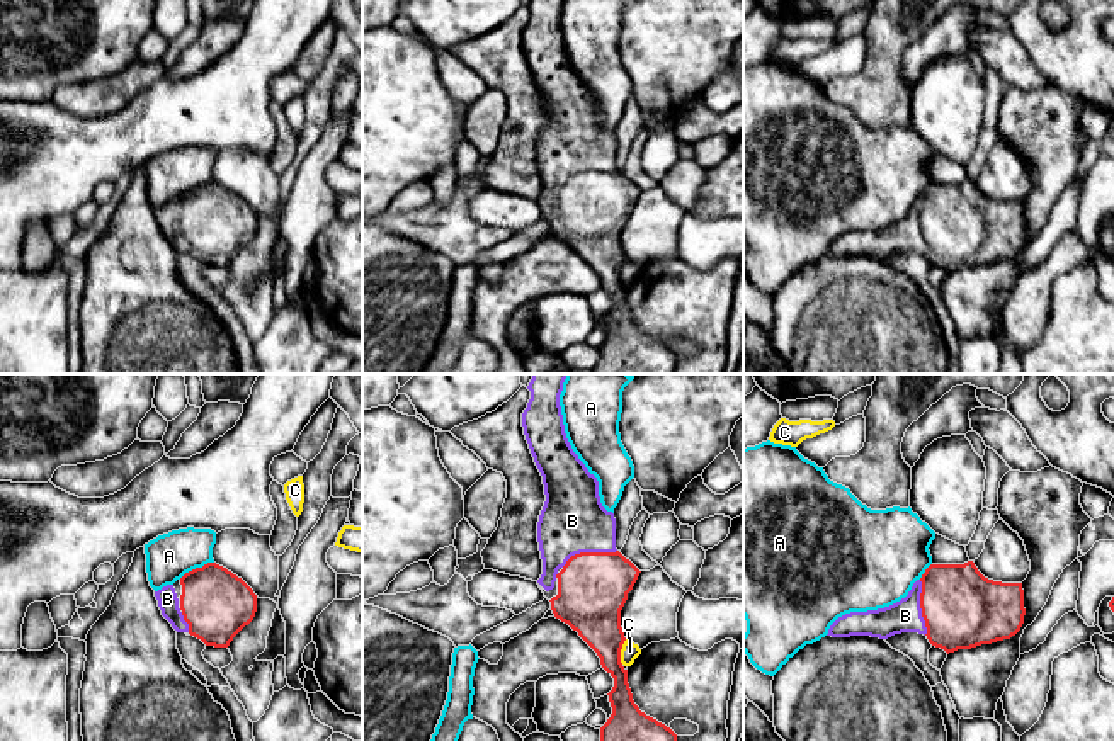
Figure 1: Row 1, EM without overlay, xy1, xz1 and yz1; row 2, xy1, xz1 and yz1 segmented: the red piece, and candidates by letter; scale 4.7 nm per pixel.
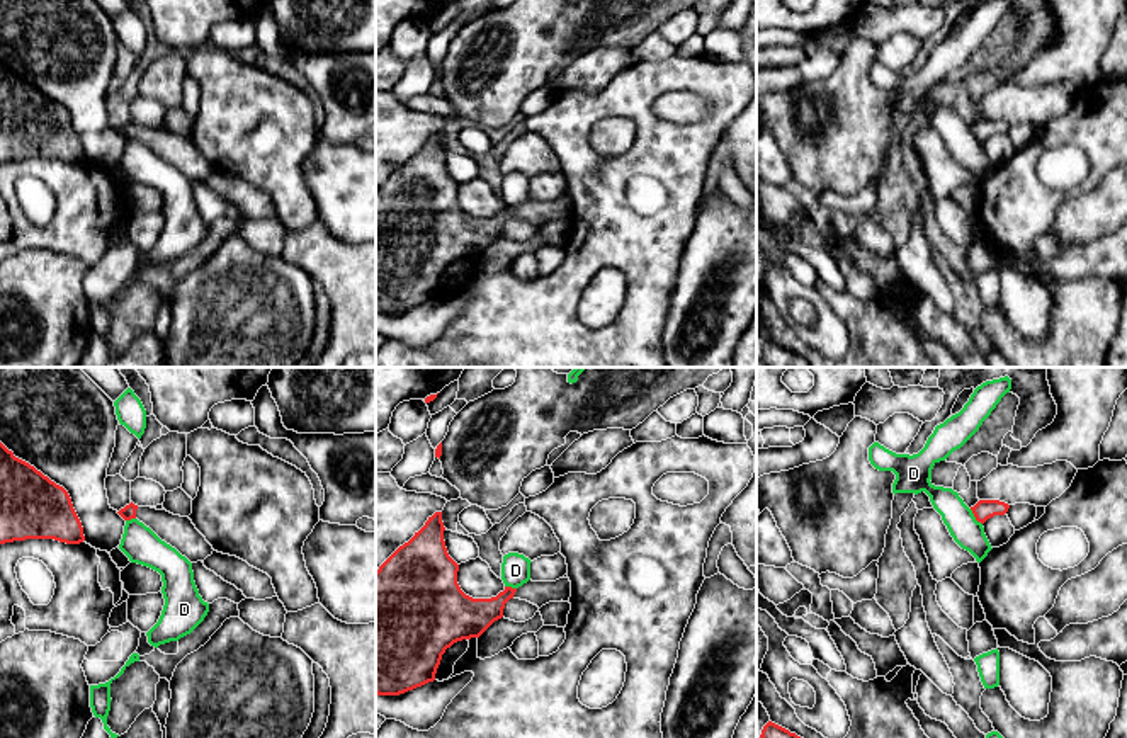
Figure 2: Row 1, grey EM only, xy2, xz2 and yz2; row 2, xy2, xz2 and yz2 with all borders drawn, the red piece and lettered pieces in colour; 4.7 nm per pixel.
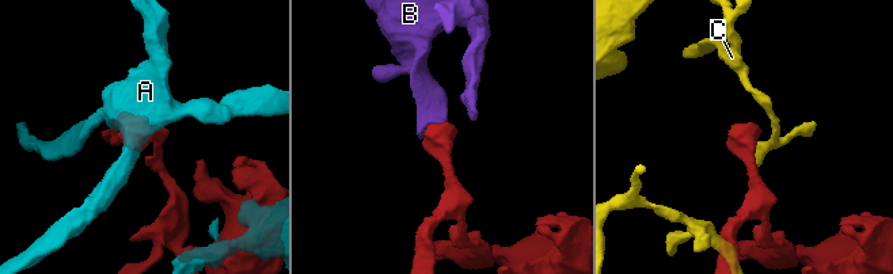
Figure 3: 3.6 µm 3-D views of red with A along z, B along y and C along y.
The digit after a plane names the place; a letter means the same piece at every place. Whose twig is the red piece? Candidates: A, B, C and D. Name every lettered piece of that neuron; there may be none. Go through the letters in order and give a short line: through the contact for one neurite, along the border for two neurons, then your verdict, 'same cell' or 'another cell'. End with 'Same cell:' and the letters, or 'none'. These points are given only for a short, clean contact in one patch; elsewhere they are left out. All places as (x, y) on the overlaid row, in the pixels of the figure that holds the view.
A: another cell
B: line xz1 (592, 587), (589, 553), (574, 531), (572, 520); same cell
C: line xz1 (626, 639), (621, 650), (621, 663); another cell
D: line yz2 (969, 509), (981, 524); another cell
Same cell: B

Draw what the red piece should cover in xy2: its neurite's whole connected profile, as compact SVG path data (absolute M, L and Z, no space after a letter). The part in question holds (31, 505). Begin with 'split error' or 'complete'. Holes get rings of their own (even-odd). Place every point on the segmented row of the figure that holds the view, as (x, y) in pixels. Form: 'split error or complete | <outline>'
complete | M0 442L0 544L25 539L85 541L68 491Z

